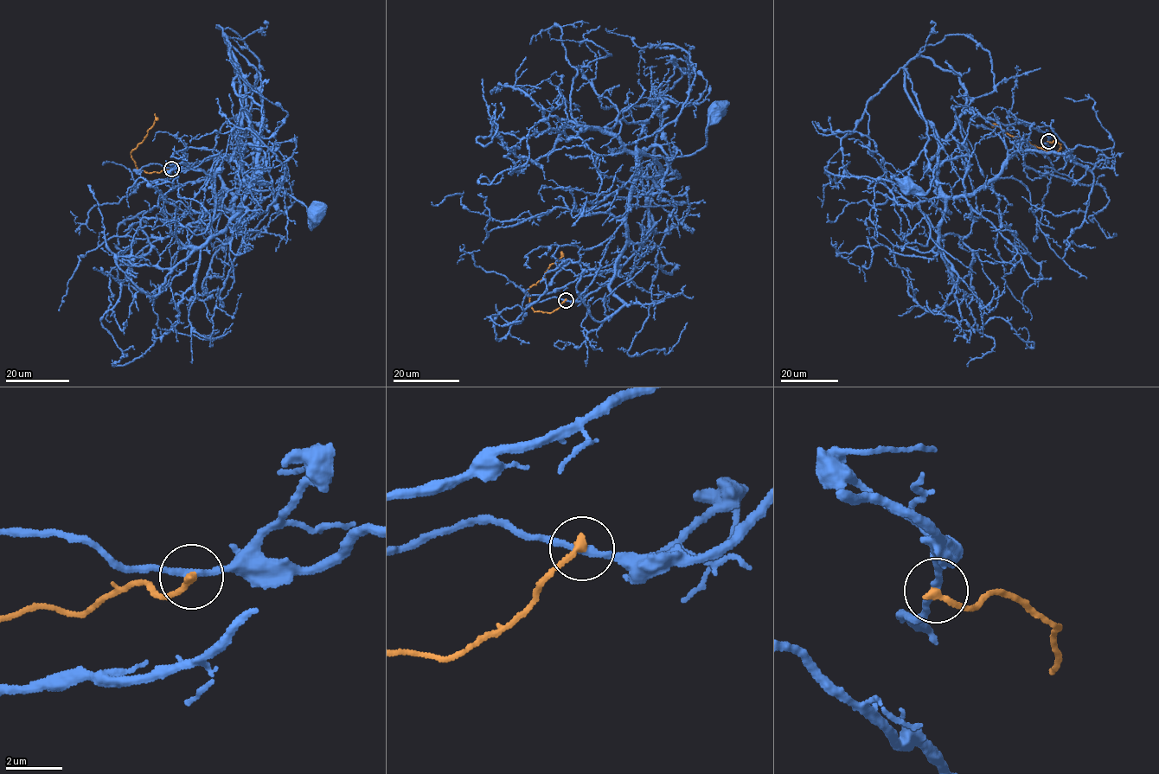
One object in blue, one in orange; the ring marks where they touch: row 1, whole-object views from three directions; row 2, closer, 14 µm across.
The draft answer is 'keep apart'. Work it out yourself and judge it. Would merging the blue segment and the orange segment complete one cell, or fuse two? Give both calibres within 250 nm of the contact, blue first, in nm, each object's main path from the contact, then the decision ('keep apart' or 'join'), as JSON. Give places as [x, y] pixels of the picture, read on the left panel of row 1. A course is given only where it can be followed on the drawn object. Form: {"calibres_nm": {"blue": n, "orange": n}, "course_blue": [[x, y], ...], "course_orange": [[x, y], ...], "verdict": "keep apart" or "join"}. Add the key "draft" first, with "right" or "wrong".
{"draft": "right", "calibres_nm": {"blue": 240, "orange": 280}, "course_blue": [[171, 169], [232, 156], [245, 139], [235, 217], [258, 189], [291, 195], [311, 227], [311, 211]], "course_orange": [[171, 169], [145, 172], [137, 169], [131, 155], [146, 137], [156, 119], [155, 113]], "verdict": "keep apart"}

